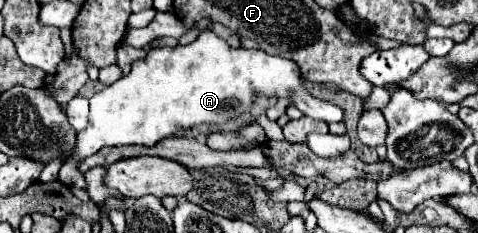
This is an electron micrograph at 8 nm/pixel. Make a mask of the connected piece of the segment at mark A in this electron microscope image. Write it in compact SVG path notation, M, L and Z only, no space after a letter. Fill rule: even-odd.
M203 32L189 46L149 50L143 60L133 64L127 76L103 88L89 100L89 124L77 134L75 158L59 170L58 178L71 188L87 189L84 175L77 170L79 158L91 156L105 146L153 146L179 130L187 130L203 122L223 124L229 118L245 112L259 96L293 98L295 106L305 116L323 120L327 124L343 120L343 110L339 106L323 102L307 92L305 80L301 78L295 62L269 56L261 50L231 48L213 32ZM105 126L111 126L111 136L105 136Z

